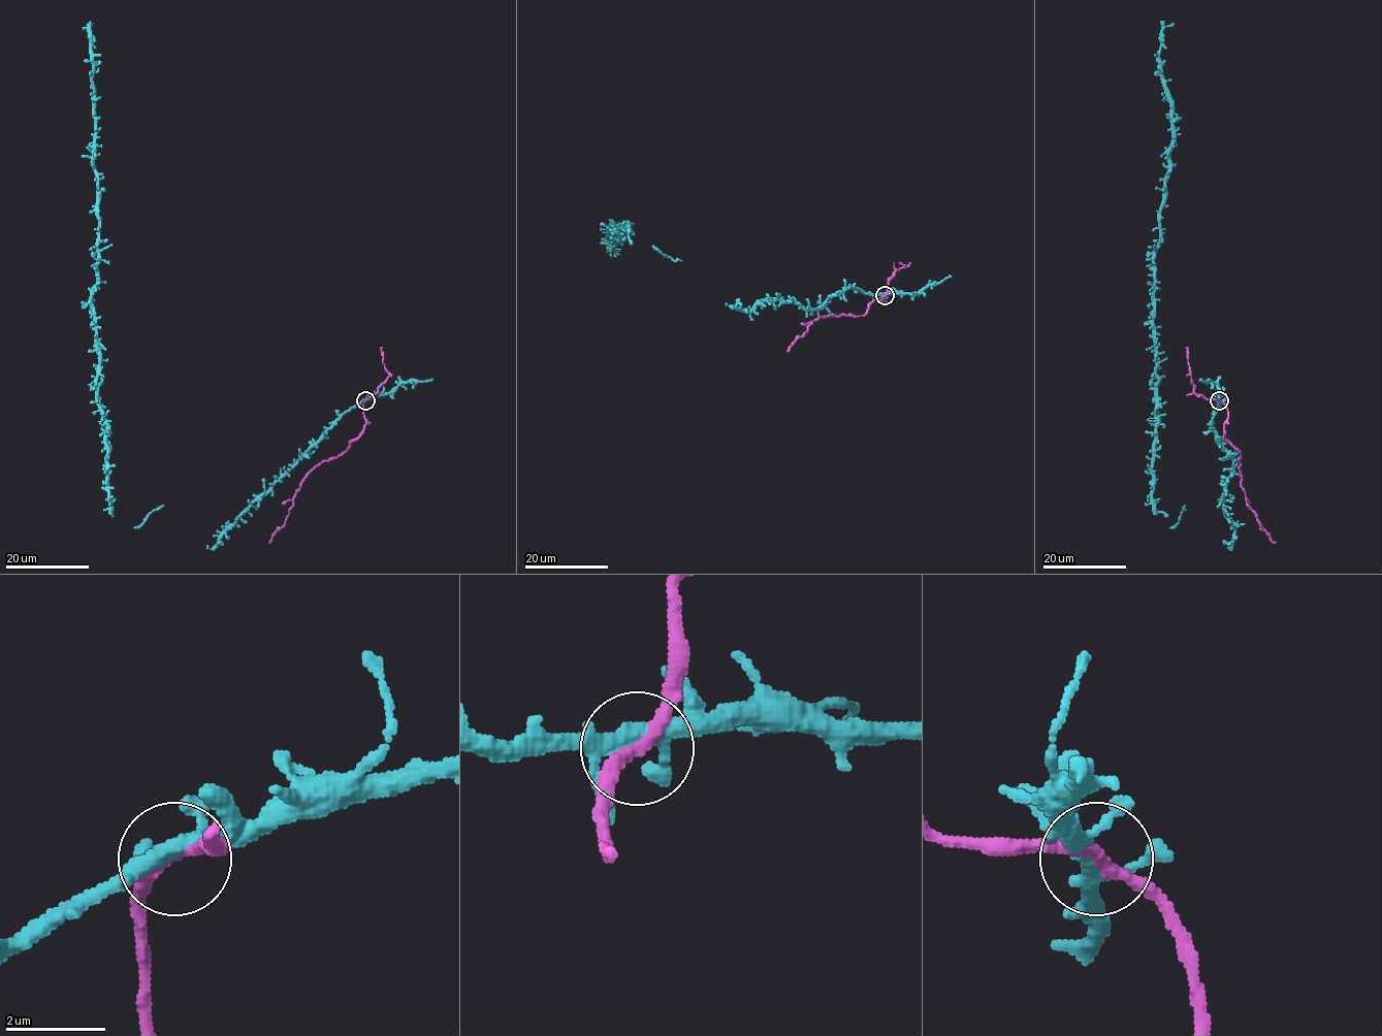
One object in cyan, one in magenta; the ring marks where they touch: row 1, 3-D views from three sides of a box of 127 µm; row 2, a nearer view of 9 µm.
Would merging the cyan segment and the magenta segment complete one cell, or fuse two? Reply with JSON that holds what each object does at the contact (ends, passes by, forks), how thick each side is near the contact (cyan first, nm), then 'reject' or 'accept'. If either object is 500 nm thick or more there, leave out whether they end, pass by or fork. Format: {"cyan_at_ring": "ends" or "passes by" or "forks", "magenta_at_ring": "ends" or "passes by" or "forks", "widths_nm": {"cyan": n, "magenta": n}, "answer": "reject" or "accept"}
{"cyan_at_ring": "forks", "magenta_at_ring": "passes by", "widths_nm": {"cyan": 300, "magenta": 240}, "answer": "accept"}

